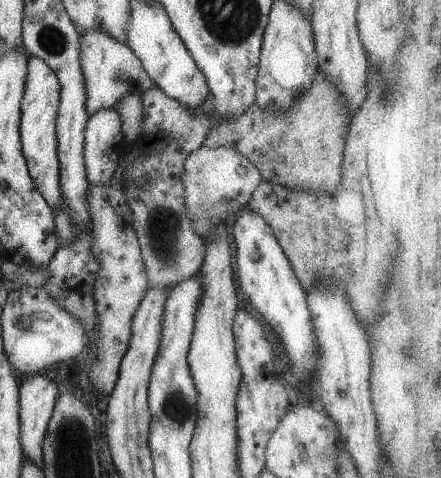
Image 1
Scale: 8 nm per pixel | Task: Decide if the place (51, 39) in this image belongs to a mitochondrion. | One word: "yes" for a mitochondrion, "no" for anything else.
yes

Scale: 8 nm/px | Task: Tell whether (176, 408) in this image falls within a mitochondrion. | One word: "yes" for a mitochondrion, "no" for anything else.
yes

